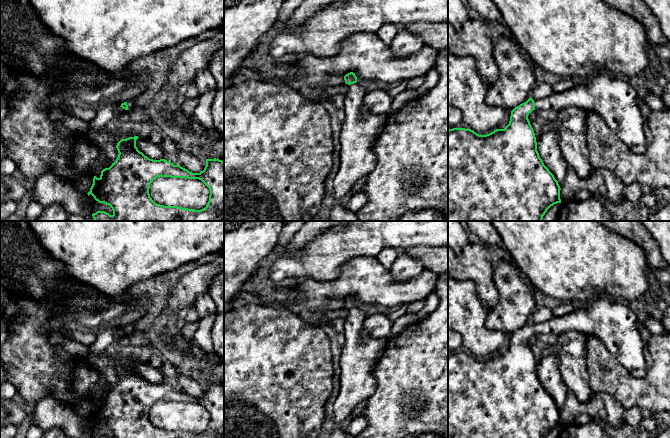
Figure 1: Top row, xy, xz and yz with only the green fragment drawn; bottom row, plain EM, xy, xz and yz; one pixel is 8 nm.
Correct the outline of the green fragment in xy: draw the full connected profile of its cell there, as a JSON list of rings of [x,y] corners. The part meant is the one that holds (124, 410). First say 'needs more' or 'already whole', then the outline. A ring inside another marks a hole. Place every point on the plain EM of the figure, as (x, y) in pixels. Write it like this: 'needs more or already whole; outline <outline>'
already whole; outline [[[138,360],[121,363],[116,372],[118,381],[109,392],[101,395],[99,402],[94,400],[91,418],[96,425],[109,429],[113,438],[224,438],[224,386],[219,383],[206,383],[206,390],[200,397],[192,397],[180,389],[165,383],[153,384],[136,371]],[[157,401],[188,402],[201,404],[210,414],[209,425],[201,434],[164,430],[155,427],[149,418],[151,407]]]

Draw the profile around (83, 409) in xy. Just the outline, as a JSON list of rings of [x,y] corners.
[[[85,400],[80,404],[75,405],[72,407],[73,411],[81,417],[88,417],[90,412],[93,408],[93,401],[92,400]]]

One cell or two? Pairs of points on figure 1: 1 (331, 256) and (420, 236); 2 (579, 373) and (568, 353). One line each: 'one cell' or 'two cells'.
1: one cell
2: one cell

